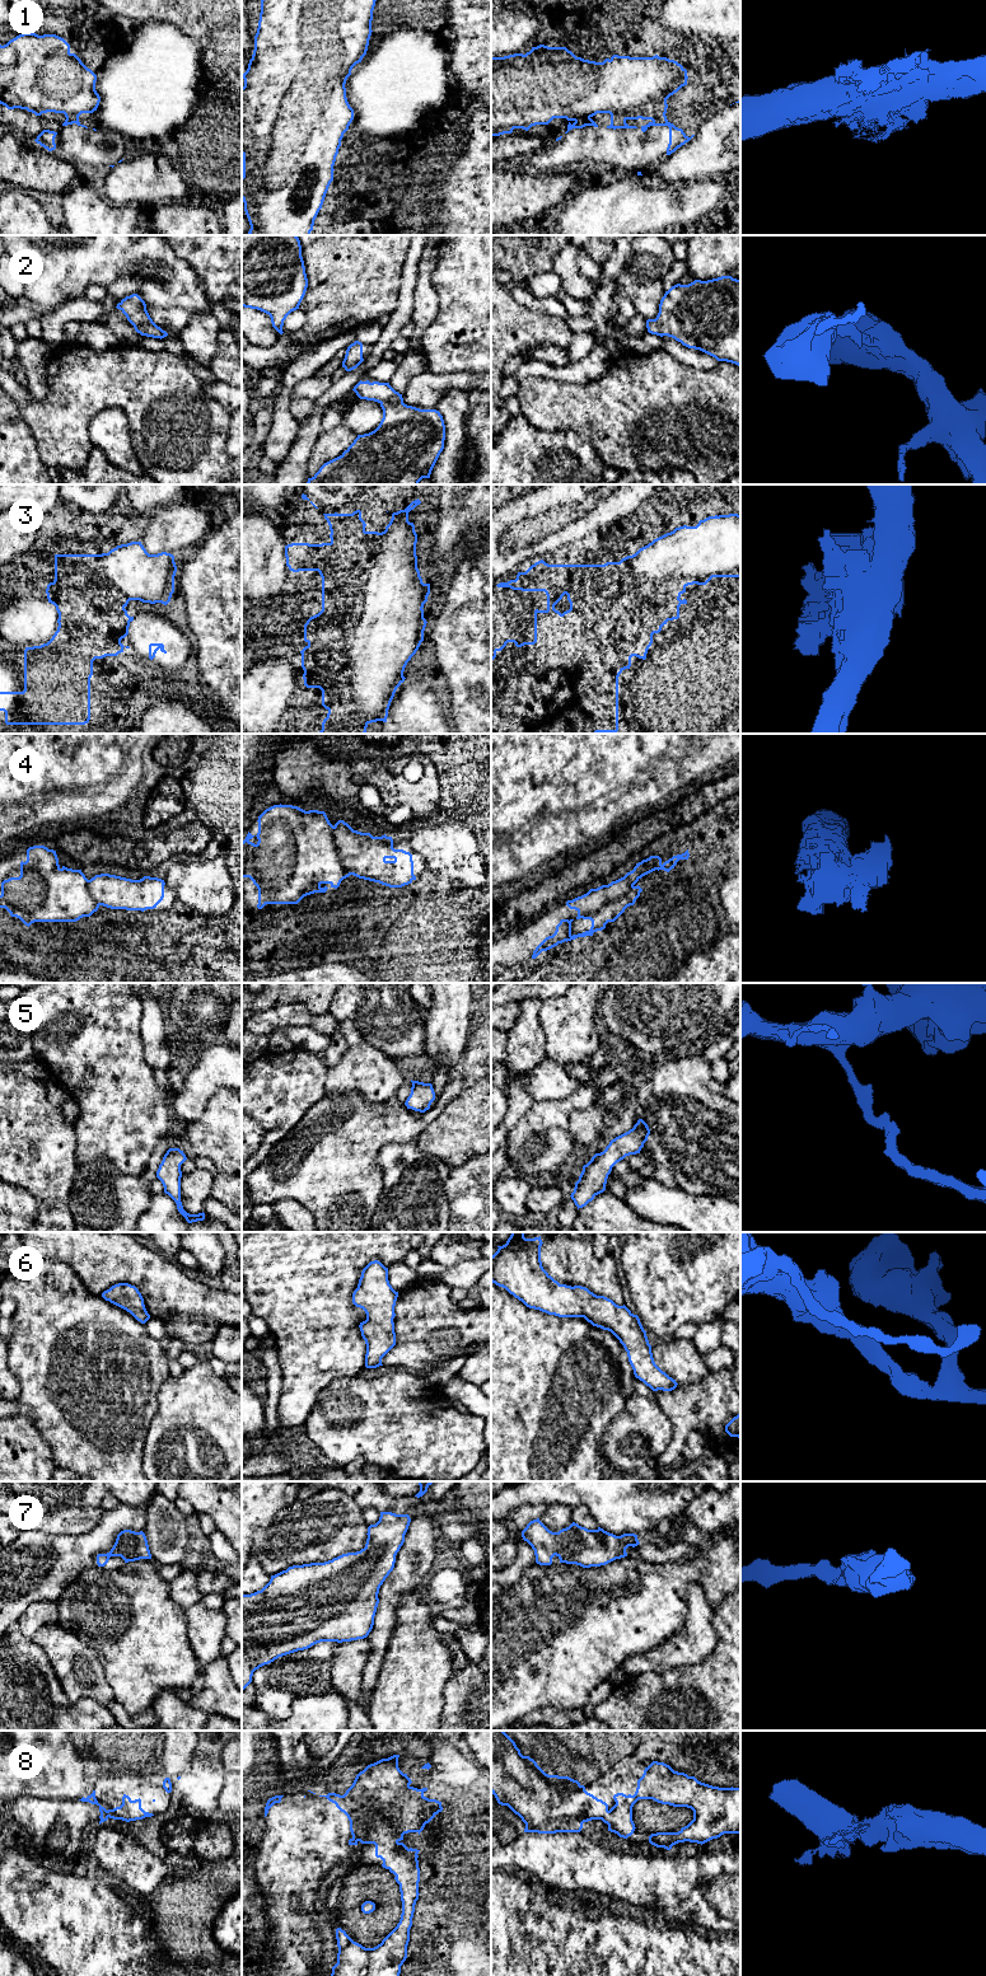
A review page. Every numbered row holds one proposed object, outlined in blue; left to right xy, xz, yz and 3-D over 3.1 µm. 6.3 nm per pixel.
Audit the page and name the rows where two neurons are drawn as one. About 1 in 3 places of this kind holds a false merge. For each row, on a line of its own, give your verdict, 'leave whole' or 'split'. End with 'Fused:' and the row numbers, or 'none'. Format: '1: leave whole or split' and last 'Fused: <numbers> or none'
1: leave whole
2: leave whole
3: split
4: split
5: leave whole
6: leave whole
7: leave whole
8: leave whole
Fused: 3, 4

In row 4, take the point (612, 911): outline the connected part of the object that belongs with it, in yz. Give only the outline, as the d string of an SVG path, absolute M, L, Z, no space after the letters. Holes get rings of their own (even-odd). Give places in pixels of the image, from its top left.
M639 885L632 886L623 896L606 904L598 912L589 916L578 916L576 919L590 919L592 927L589 931L570 936L566 942L578 937L593 936L594 932L604 930L608 922L615 922L627 907L635 904L641 891L642 889Z

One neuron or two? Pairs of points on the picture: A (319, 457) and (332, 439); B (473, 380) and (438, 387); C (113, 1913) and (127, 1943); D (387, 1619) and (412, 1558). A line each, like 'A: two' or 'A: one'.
A: one
B: one
C: one
D: one

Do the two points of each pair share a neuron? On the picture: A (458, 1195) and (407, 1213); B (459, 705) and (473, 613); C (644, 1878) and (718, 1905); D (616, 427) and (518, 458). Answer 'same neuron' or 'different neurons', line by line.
A: different neurons
B: same neuron
C: same neuron
D: different neurons

